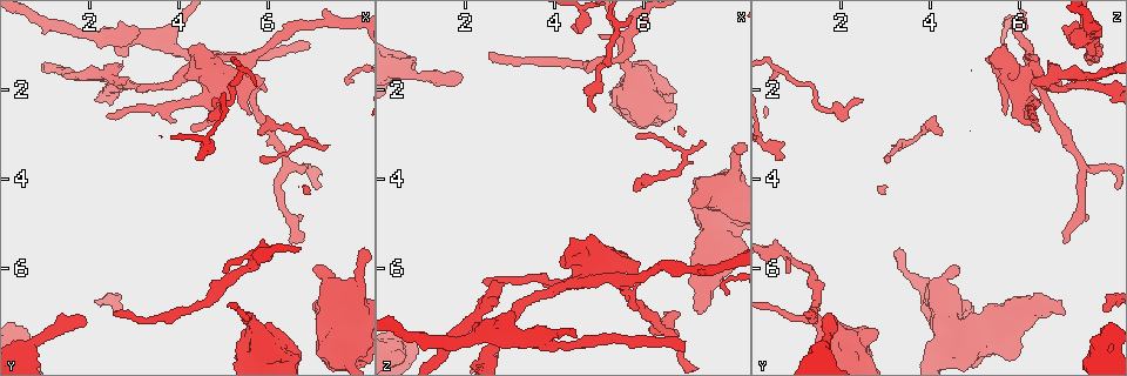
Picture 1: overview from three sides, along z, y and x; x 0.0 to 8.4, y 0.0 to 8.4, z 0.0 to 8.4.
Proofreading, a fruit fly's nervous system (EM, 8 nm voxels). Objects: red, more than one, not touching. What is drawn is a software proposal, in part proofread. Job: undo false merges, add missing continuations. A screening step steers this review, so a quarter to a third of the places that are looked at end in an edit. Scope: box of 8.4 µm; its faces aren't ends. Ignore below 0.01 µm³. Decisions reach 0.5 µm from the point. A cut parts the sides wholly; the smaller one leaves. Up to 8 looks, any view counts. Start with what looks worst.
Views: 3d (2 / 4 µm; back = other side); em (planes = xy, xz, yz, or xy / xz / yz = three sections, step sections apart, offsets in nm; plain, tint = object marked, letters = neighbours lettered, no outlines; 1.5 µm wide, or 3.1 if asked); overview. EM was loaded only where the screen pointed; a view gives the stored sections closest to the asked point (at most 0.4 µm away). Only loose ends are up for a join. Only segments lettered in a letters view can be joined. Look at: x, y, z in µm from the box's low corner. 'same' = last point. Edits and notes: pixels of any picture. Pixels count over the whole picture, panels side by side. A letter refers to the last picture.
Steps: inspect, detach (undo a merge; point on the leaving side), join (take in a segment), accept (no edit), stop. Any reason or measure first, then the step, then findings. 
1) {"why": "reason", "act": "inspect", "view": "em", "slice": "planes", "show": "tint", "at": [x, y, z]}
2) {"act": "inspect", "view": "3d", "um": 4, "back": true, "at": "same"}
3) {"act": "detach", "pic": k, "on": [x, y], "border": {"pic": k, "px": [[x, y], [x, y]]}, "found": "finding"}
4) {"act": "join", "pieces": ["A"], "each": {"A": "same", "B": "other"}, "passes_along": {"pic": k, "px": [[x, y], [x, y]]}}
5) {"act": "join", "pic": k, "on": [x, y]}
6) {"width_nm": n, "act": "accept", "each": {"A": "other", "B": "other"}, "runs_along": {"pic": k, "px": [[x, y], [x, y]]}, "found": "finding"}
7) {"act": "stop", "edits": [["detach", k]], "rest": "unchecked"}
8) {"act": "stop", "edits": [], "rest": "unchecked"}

{"why": "an open end", "act": "inspect", "view": "3d", "um": 4, "at": [7.20, 7.05, 6.95]}

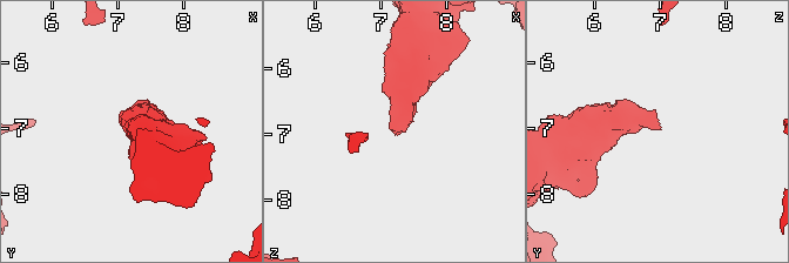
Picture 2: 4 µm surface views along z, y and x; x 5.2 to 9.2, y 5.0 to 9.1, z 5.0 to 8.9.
{"why": "now the EM", "act": "inspect", "view": "em", "slice": "planes", "show": "plain", "at": [7.20, 7.05, 6.95]}

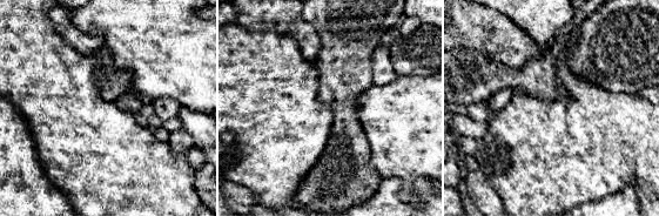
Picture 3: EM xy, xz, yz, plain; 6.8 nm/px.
{"act": "inspect", "view": "em", "slice": "planes", "show": "letters", "at": "same"}

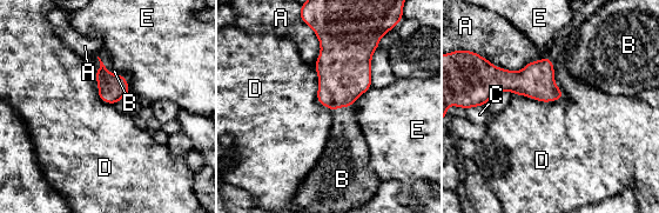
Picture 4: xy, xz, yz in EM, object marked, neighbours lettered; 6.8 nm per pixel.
{"longest_contact_nm": ["A", 380], "act": "join", "pieces": ["B"], "each": {"A": "other", "B": "same", "C": "other", "D": "other", "E": "other"}, "passes_along": {"pic": 4, "px": [[112, 88], [106, 68], [103, 55]]}, "found": "the neuron continues"}

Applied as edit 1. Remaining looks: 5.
{"why": "long arm stops here", "act": "inspect", "view": "em", "slice": "xy", "step": 4, "show": "letters", "at": [6.85, 1.15, 7.85]}

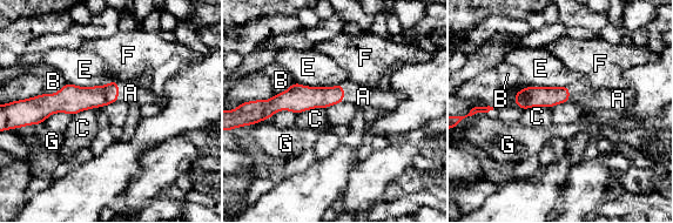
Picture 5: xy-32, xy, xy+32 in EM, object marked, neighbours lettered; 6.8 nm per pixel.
{"why": "cut it another way", "act": "inspect", "view": "em", "slice": "planes", "show": "letters", "at": "same"}

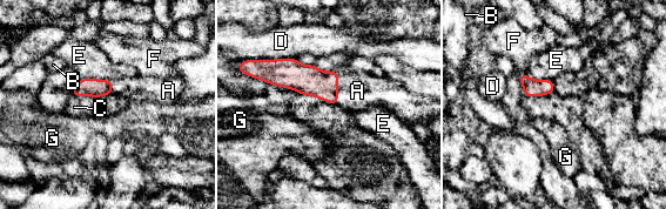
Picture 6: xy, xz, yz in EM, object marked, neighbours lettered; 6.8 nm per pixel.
{"width_nm": 110, "act": "join", "pieces": ["A"], "each": {"A": "same", "B": "other", "C": "other", "D": "other", "E": "other", "F": "other", "G": "other"}, "found": "it goes on there"}

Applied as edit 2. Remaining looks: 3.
{"act": "inspect", "view": "overview"}

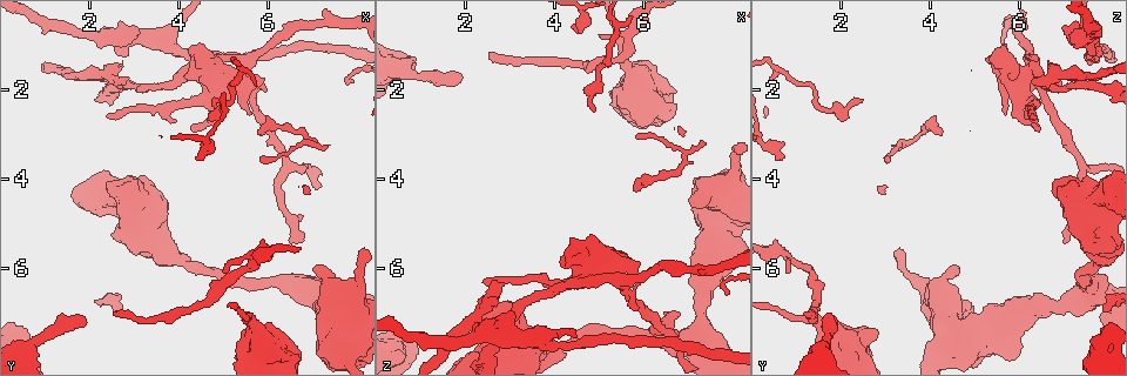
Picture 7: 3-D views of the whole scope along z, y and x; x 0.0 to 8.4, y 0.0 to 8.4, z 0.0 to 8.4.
{"why": "thin end", "act": "inspect", "view": "em", "slice": "yz", "step": 4, "show": "letters", "at": [6.55, 5.40, 6.95]}

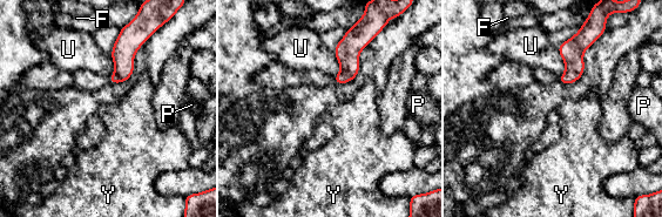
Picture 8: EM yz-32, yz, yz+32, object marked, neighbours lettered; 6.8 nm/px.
{"act": "inspect", "view": "em", "slice": "planes", "show": "letters", "at": "same"}

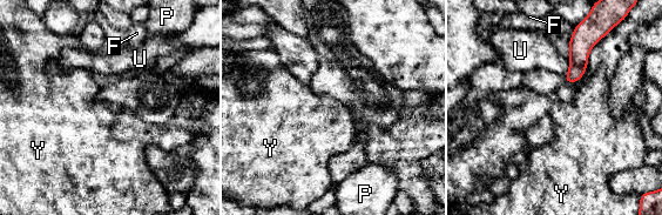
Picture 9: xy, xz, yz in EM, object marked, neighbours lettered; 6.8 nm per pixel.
{"act": "accept", "each": {"F": "other", "P": "other", "U": "other", "Y": "other"}, "runs_along": {"pic": 9, "px": [[593, 15], [568, 80]]}, "found": "none of them fits"}

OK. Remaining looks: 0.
{"act": "stop", "edits": [["join", 4], ["join", 6]], "rest": "unchecked"}

